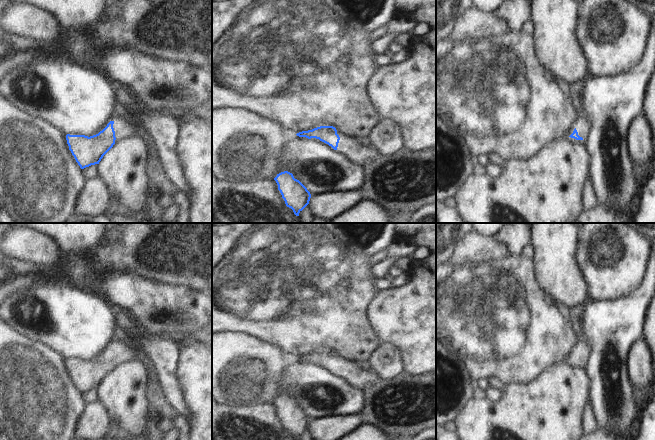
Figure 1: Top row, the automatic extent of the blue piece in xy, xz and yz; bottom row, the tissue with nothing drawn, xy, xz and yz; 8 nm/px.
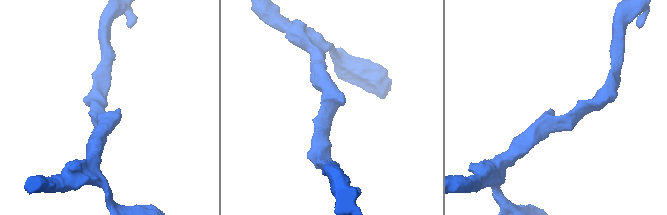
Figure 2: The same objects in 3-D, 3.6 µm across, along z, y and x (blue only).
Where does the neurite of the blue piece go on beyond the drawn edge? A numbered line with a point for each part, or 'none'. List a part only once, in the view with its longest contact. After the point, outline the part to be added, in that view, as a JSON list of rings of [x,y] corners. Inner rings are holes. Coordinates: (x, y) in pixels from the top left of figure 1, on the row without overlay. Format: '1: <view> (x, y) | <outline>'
1: xy (122, 352) | [[[126,342],[115,343],[113,352],[116,363],[124,363],[129,360],[137,359],[135,350],[130,348]]]

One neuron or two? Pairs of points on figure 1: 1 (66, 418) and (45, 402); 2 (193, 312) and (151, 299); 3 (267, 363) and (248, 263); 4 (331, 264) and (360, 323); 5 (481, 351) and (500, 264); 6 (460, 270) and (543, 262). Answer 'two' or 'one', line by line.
1: one
2: one
3: two
4: one
5: one
6: two

